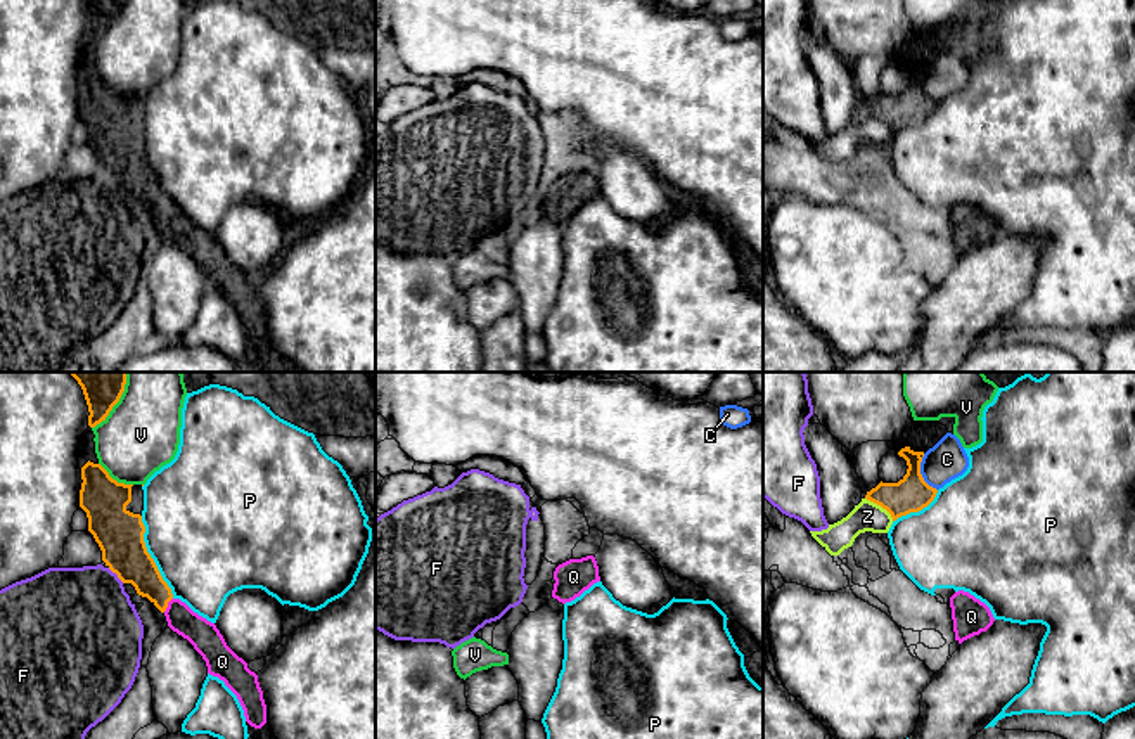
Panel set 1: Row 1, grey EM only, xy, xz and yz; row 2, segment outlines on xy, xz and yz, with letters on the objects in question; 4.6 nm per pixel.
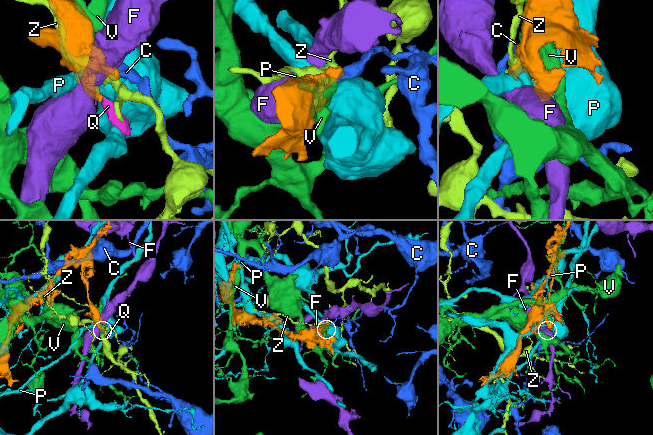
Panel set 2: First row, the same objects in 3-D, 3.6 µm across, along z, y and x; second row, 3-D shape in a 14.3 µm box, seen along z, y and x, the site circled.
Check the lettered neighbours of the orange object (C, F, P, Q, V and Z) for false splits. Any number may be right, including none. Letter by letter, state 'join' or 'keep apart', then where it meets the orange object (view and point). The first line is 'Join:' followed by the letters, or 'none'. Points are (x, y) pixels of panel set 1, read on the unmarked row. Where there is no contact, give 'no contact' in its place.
Join: Q
C: keep apart; meets orange in yz at (919, 85)
F: keep apart; meets orange in xy at (116, 186)
P: keep apart; meets orange in xy at (151, 170)
Q: join; meets orange in xy at (166, 217)
V: keep apart; meets orange in xy at (111, 21)
Z: keep apart; meets orange in yz at (881, 118)

